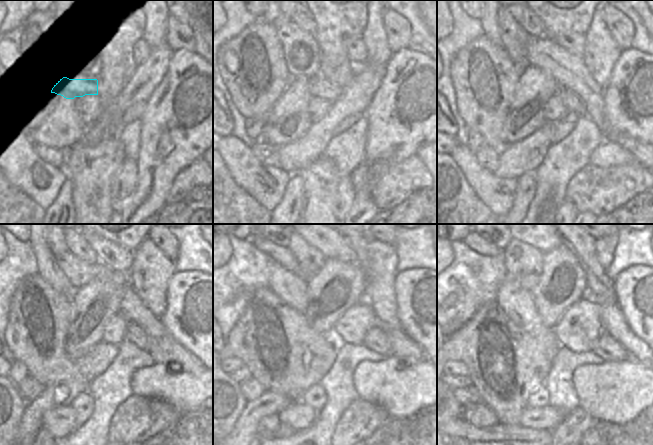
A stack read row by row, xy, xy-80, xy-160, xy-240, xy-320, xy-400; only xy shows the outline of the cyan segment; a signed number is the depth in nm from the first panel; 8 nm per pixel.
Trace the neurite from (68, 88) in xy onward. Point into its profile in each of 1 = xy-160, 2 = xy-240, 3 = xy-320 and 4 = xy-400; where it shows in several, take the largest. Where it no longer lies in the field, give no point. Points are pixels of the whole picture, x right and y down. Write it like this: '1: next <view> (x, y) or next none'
1: next xy-160 (573, 103)
2: next xy-240 (134, 334)
3: next xy-320 (375, 339)
4: next xy-400 (608, 349)

